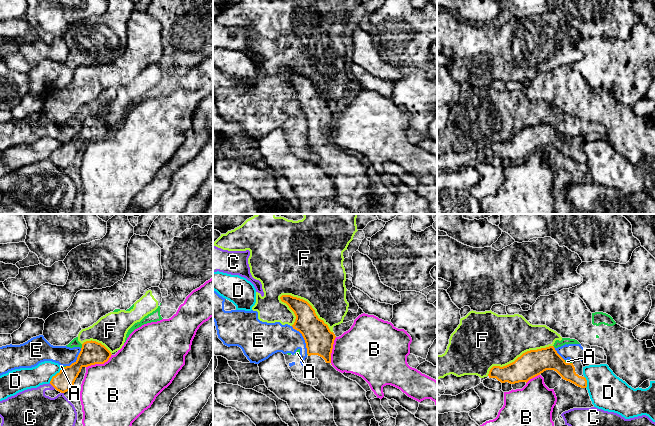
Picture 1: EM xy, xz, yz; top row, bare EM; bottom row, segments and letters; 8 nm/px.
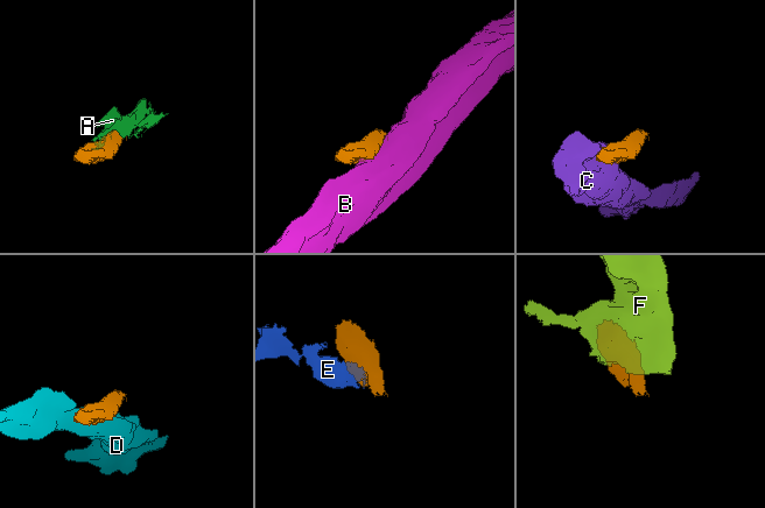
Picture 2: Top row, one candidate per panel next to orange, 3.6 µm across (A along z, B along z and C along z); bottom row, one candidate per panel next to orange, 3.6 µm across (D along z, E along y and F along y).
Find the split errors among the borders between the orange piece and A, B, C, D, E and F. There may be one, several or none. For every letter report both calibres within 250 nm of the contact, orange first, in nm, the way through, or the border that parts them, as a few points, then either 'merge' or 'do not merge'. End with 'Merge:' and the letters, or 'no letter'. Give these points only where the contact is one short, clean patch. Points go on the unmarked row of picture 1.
A: calibres 190 and 60 nm; border xy (82, 120), (81, 124); do not merge
B: calibres 190 and 480 nm; do not merge
C: calibres 160 and 320 nm; do not merge
D: calibres 160 and 180 nm; border xy (61, 144), (49, 158); do not merge
E: calibres 220 and 240 nm; border xz (291, 102), (301, 110), (307, 129); do not merge
F: calibres 220 and 460 nm; do not merge
Merge: no letter

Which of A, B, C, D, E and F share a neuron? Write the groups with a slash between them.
A E F / B / C / D

